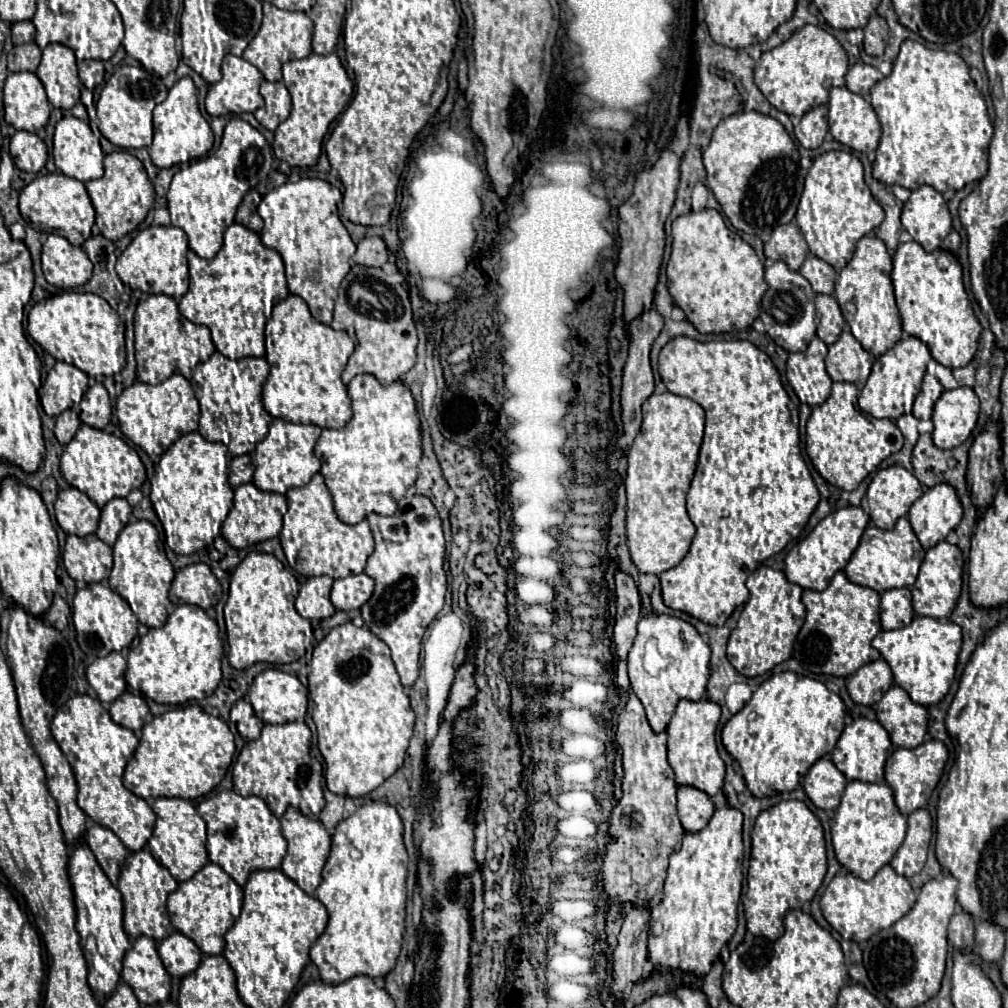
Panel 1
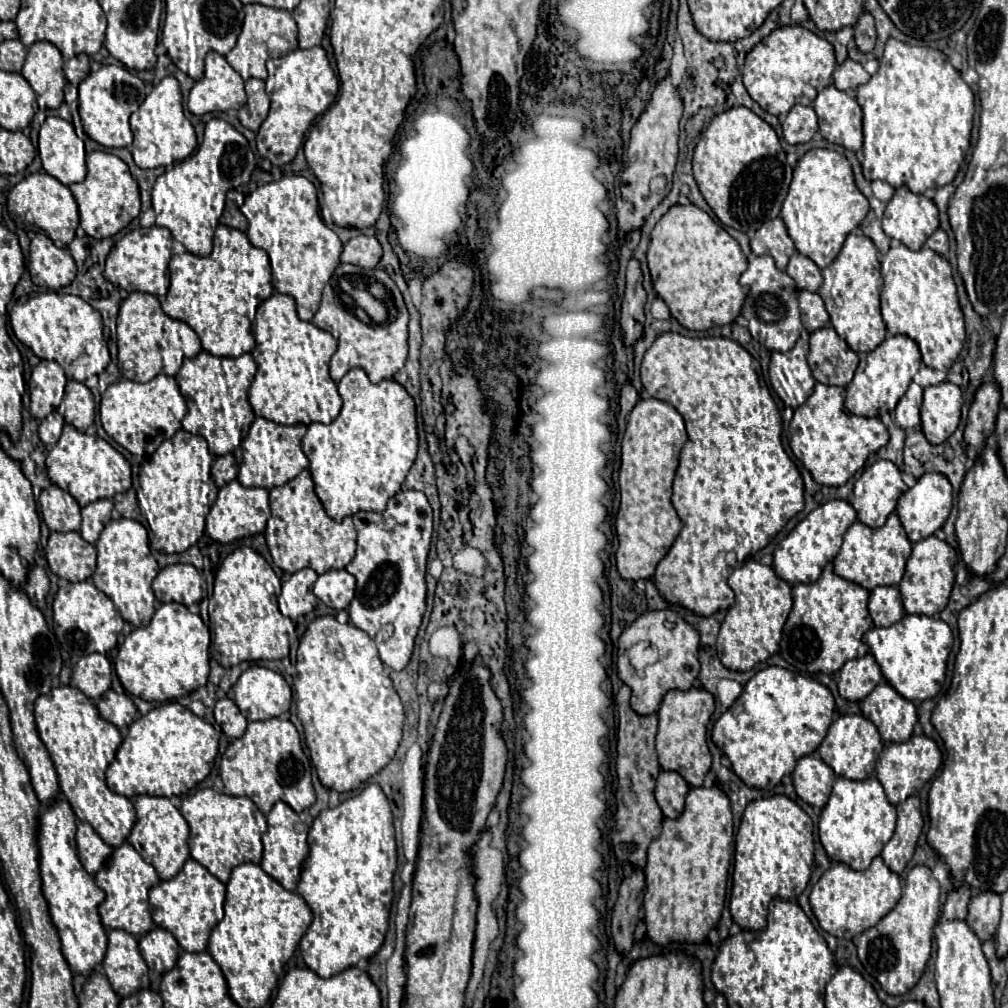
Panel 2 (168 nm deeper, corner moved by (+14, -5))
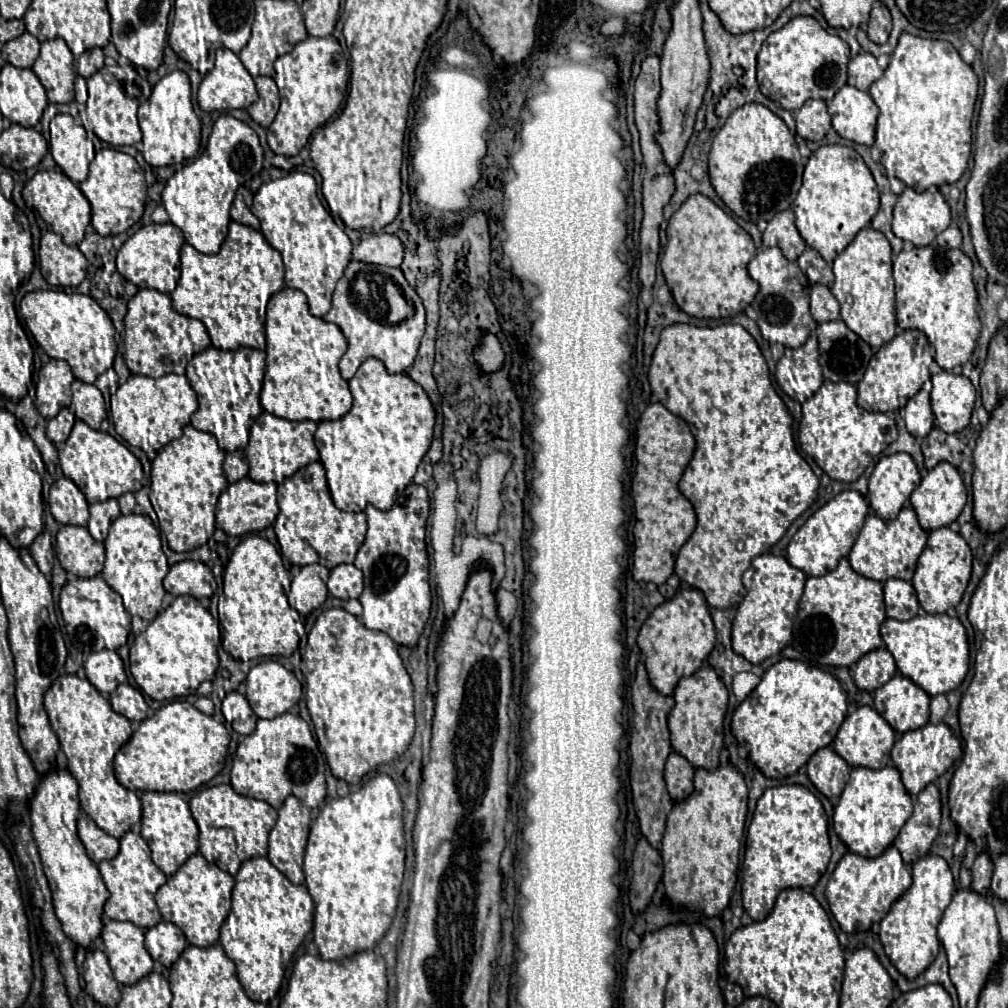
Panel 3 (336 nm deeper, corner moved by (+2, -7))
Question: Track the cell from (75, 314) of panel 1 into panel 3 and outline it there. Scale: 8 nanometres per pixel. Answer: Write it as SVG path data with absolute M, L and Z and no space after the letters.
M34 290L22 298L20 314L40 348L50 358L66 360L78 380L92 384L112 368L116 356L114 324L92 296L66 294L62 290Z

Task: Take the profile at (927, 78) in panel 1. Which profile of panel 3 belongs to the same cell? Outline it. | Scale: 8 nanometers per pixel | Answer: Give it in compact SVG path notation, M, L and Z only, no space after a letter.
M904 32L896 50L892 52L890 66L884 70L884 76L870 86L868 92L880 110L876 146L882 152L880 164L884 166L886 176L902 180L916 192L924 192L930 186L954 184L960 180L968 168L972 150L972 118L978 98L978 76L968 64L964 64L952 44L942 40L924 40Z

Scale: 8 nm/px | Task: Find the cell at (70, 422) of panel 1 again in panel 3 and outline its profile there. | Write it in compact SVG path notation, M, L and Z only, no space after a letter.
M64 408L56 418L48 420L48 428L46 428L48 440L52 440L56 446L62 446L68 440L74 422L76 422L76 416L68 408Z

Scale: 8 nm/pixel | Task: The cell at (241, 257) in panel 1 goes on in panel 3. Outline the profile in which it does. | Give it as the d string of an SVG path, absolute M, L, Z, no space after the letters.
M230 222L230 232L222 244L222 250L212 256L200 254L190 244L184 244L180 250L180 270L182 270L182 276L178 280L178 286L170 294L172 308L176 312L190 316L190 318L198 318L206 326L212 338L212 344L218 350L238 350L238 348L264 350L267 304L270 296L274 296L276 292L284 288L284 264L282 264L280 252L276 252L258 230L238 224L238 222Z

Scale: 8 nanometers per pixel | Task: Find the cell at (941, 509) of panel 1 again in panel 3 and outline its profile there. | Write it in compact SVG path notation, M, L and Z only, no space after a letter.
M940 462L936 468L928 470L928 474L922 478L920 486L910 496L912 508L916 510L920 526L926 532L932 532L936 528L944 528L944 526L950 526L952 522L956 522L956 518L960 516L966 500L968 500L968 494L966 494L964 482L962 482L958 470L948 462Z

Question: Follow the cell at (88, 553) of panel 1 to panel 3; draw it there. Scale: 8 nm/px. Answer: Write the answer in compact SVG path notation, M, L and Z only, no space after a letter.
M62 526L56 536L56 556L60 566L80 578L98 576L104 568L104 544L94 540L82 526Z

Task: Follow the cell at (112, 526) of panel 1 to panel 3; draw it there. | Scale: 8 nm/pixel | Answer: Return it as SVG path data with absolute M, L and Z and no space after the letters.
M116 498L100 502L100 504L92 504L90 506L90 522L88 522L88 530L90 530L92 538L98 542L104 542L112 522L118 516L120 516L120 506L118 506Z

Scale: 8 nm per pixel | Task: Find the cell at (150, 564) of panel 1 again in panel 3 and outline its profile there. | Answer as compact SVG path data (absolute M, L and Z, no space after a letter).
M140 514L120 516L110 526L104 546L106 546L106 562L102 570L104 582L122 596L124 608L132 616L140 616L142 620L152 622L162 608L164 598L162 580L168 574L166 556L160 546L160 532L156 530L156 526L148 516Z

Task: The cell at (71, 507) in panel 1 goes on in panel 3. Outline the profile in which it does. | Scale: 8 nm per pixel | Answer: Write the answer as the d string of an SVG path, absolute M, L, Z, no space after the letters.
M60 478L52 484L50 496L48 496L48 506L58 524L88 526L88 518L90 518L88 502L72 480Z

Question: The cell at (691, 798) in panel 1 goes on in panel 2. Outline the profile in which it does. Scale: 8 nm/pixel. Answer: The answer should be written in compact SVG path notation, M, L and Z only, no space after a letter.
M660 770L656 780L656 800L666 818L678 818L684 810L688 782L674 770Z

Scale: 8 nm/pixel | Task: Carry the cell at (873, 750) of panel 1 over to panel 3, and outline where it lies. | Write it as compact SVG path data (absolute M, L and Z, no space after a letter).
M860 706L854 714L846 716L842 722L832 748L852 766L852 768L872 768L880 770L890 762L890 750L894 746L896 732L890 728L890 724L870 706Z

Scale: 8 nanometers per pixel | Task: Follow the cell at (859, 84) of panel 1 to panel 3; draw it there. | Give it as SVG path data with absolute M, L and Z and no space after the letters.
M860 52L848 64L848 84L866 92L870 88L870 84L882 76L882 72L884 70L878 66L878 62L872 54Z

